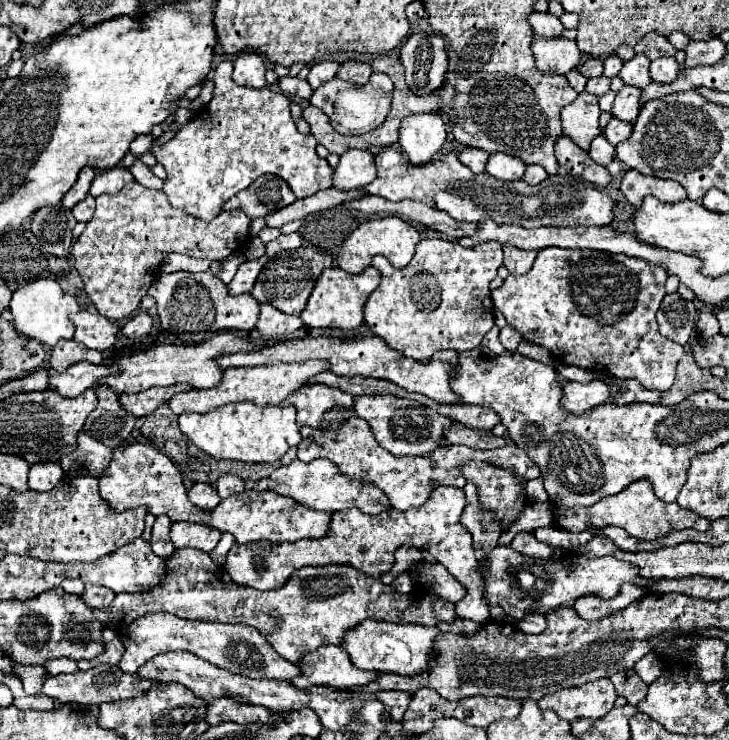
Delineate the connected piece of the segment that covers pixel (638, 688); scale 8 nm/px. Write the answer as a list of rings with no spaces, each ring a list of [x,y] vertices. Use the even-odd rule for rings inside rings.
[[[633,670],[613,674],[611,682],[613,682],[617,694],[627,698],[627,702],[633,704],[633,706],[637,706],[645,698],[645,694],[647,694],[647,684]]]

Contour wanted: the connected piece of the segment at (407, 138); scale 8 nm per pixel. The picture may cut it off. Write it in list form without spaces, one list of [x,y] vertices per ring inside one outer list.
[[[439,114],[407,116],[399,128],[399,146],[411,164],[435,160],[447,140],[447,126]]]

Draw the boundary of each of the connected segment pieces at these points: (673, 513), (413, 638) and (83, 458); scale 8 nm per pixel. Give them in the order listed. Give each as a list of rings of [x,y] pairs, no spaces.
[[[637,480],[637,482],[629,484],[629,488],[623,488],[619,494],[603,498],[589,508],[569,508],[565,514],[555,512],[555,524],[563,530],[569,530],[569,532],[597,530],[603,526],[619,526],[619,528],[627,530],[627,534],[631,534],[639,540],[655,540],[655,538],[669,534],[673,528],[677,528],[677,530],[695,528],[695,530],[704,532],[709,528],[711,522],[705,520],[703,516],[693,514],[693,511],[681,508],[677,502],[665,504],[663,500],[659,500],[655,496],[651,482]]]
[[[363,620],[359,626],[349,630],[343,638],[341,648],[347,650],[353,664],[361,670],[381,670],[401,676],[421,674],[431,668],[435,654],[435,636],[439,636],[437,626],[417,626],[417,624],[395,624],[395,622],[377,622]]]
[[[85,432],[77,436],[77,448],[61,458],[61,466],[65,474],[71,476],[93,476],[101,478],[101,472],[109,466],[113,458],[113,450],[99,440],[93,440]]]

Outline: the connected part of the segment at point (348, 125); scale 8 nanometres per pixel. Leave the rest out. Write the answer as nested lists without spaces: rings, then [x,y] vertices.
[[[373,72],[369,82],[363,86],[333,78],[331,82],[317,88],[313,92],[313,96],[309,98],[309,102],[327,114],[329,122],[333,124],[333,128],[337,132],[341,132],[341,134],[365,134],[369,130],[377,128],[385,120],[389,106],[391,106],[391,92],[393,92],[393,82],[389,80],[389,76]]]

